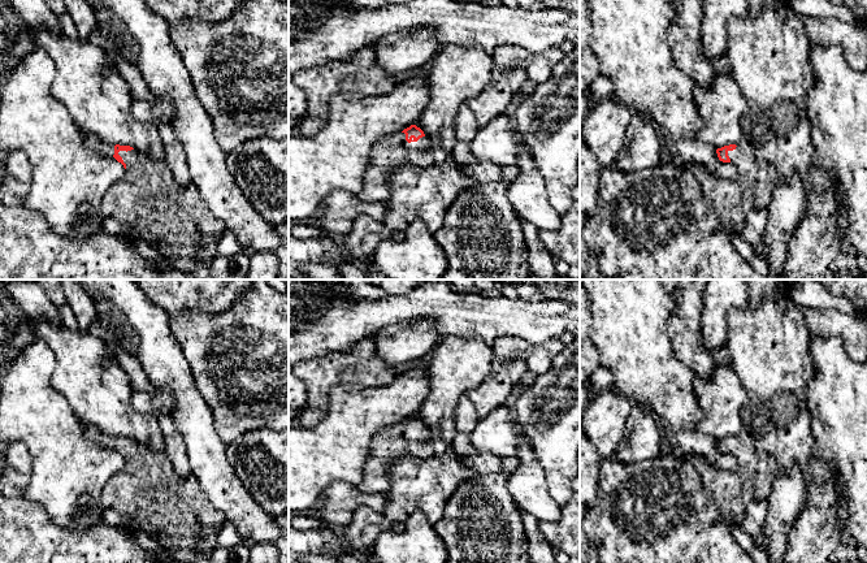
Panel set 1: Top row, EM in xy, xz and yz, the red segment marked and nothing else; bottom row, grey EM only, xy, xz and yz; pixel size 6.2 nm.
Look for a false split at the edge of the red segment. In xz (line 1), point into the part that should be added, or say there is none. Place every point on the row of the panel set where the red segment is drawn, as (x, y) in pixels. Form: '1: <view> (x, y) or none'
1: xz (393, 151)

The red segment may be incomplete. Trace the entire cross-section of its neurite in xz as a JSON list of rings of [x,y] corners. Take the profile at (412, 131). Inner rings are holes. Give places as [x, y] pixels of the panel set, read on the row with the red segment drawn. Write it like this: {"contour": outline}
{"contour": [[[416,125],[389,135],[372,147],[370,163],[357,196],[370,203],[386,202],[390,198],[387,170],[407,164],[419,166],[434,164],[432,143]]]}

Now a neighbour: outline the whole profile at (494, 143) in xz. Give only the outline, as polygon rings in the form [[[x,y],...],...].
[[[508,114],[495,116],[487,125],[480,126],[471,150],[478,161],[491,163],[499,168],[516,166],[520,147],[512,134]]]

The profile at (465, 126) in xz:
[[[463,104],[454,120],[454,133],[456,144],[454,147],[454,159],[460,166],[473,165],[477,159],[472,153],[471,143],[478,133],[480,125],[476,121],[473,112],[467,104]]]

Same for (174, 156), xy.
[[[173,124],[157,126],[160,139],[165,148],[165,161],[175,181],[182,186],[191,185],[188,164],[182,144],[178,142]]]

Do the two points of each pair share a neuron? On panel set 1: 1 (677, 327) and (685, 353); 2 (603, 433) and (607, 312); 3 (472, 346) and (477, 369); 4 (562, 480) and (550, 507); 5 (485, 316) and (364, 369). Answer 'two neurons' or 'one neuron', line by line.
1: one neuron
2: two neurons
3: one neuron
4: two neurons
5: two neurons

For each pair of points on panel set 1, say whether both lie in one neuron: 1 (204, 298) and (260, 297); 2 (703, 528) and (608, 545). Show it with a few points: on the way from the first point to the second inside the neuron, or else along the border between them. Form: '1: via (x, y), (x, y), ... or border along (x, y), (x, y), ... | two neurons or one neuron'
1: border along (242, 293), (225, 311), (212, 314) | two neurons
2: via (680, 531), (638, 531), (632, 536) | one neuron

